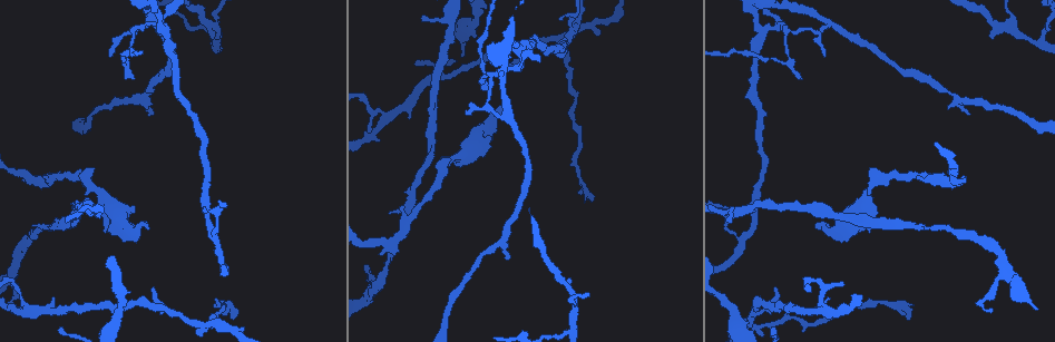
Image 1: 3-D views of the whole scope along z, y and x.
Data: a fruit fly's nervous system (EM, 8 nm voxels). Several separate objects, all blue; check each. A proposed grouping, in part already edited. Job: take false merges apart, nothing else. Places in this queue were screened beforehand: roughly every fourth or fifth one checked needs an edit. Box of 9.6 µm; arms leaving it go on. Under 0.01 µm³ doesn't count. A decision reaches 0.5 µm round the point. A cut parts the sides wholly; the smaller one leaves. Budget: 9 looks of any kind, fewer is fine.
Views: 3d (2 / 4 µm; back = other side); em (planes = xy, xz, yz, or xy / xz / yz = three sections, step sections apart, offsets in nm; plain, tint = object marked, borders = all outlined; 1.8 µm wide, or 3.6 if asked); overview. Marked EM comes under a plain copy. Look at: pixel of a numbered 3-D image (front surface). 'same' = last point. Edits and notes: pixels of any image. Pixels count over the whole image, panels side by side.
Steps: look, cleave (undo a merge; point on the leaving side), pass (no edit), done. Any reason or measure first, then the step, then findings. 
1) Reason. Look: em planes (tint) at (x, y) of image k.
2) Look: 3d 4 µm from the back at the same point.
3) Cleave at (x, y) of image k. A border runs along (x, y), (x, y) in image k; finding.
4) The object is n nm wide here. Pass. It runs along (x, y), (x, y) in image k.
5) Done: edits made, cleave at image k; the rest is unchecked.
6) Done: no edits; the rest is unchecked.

Abrupt turn. Look: 3d 4 µm at (950, 182) of image 1.

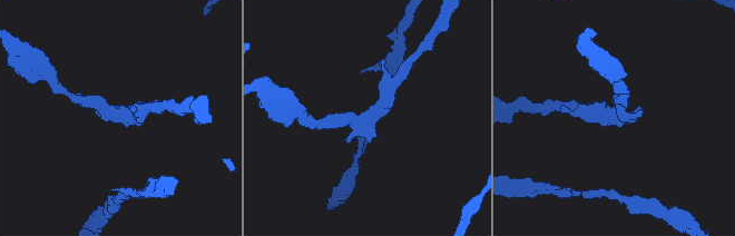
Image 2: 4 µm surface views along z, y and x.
The arms are 180, 200 nm wide; need the tissue. Look: em xz step 4 (tint) at (121, 116) of image 2.

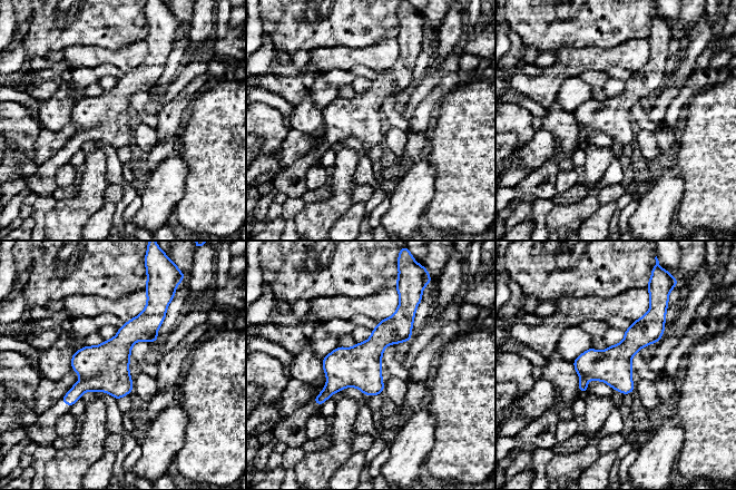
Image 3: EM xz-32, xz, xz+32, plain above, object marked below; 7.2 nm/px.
Cut it another way. Look: em planes (tint) at the same point.

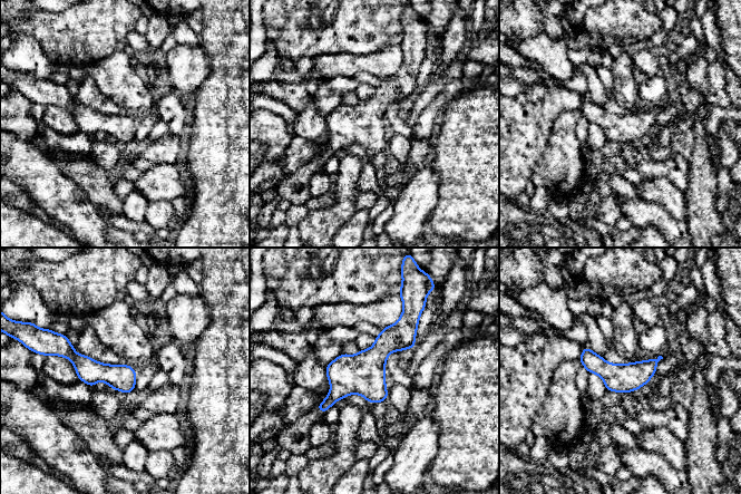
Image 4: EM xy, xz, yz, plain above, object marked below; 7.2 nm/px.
Pass. It runs along (409, 316), (407, 323), (322, 408) in image 4; all the same neuron.

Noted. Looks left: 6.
Calibre changes. Look: em planes (tint) at (1002, 271) of image 1.

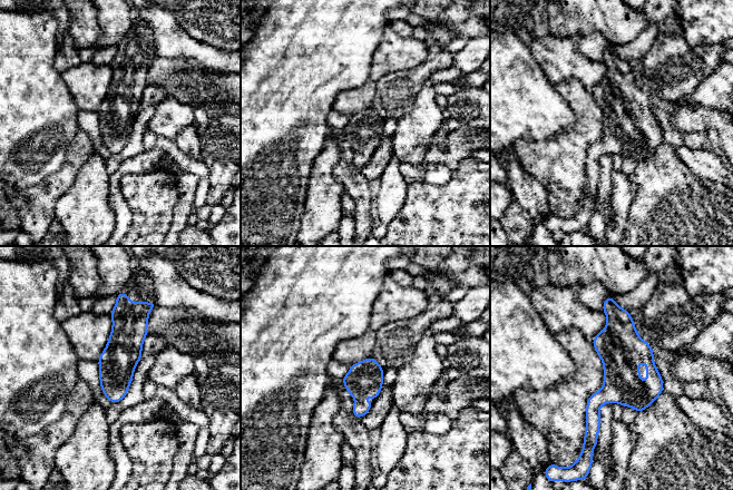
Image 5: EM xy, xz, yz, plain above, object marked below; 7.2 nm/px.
Pass. It runs along (609, 304), (616, 382), (593, 405), (592, 433) in image 5; one neuron here.

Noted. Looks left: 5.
A narrow waist. Look: 3d 4 µm at (166, 309) of image 1.

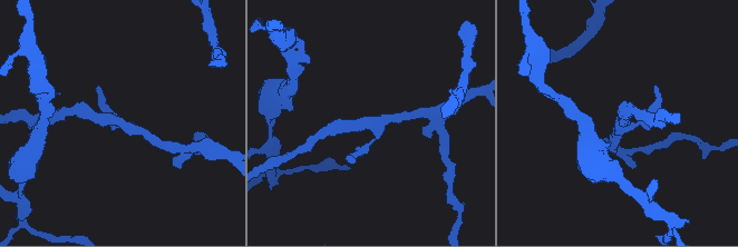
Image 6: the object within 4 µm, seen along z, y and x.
Need the tissue. Look: em 3.6 µm planes (borders) at (116, 122) of image 6.

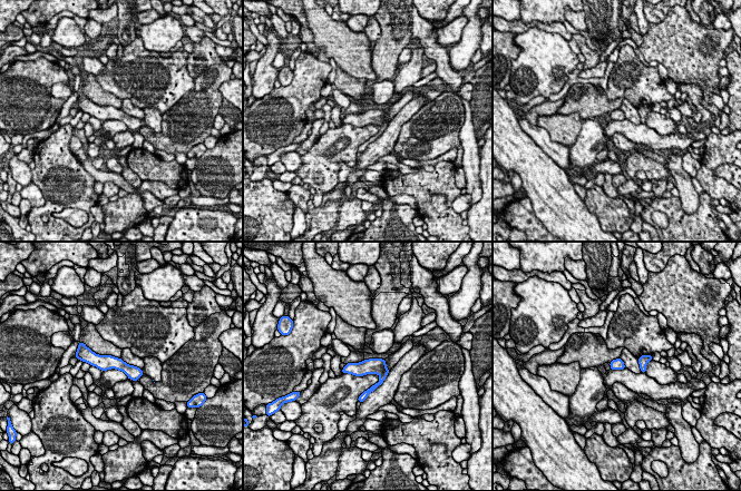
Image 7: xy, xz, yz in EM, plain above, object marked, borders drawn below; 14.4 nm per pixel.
Pass. It runs along (88, 356), (139, 373) in image 7; one neuron here.

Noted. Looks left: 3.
Two arms in line, one across. Look: em planes (tint) at (1005, 26) of image 1.

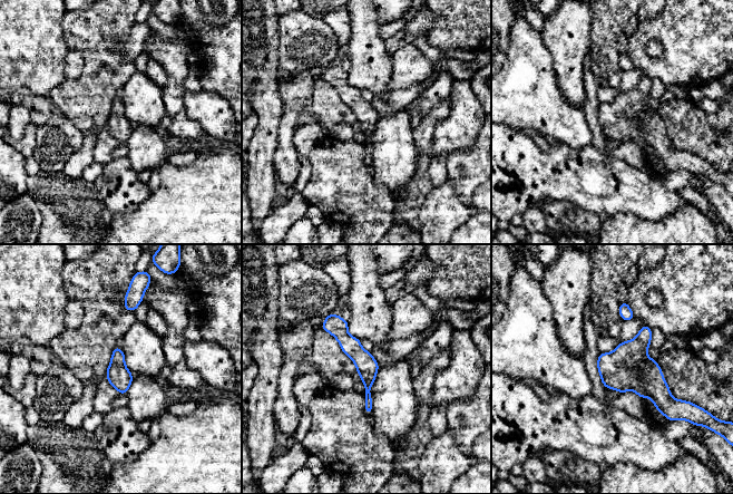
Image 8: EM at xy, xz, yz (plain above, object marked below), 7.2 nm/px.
The object is 160 nm wide here. Pass. One neuron here.

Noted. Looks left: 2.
Done: no edits; the rest is unchecked.

